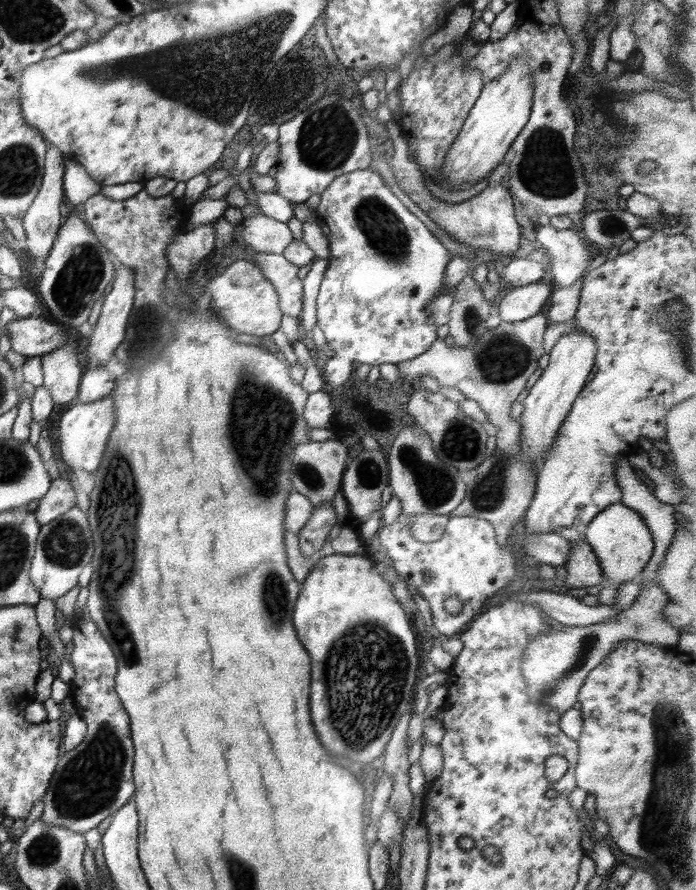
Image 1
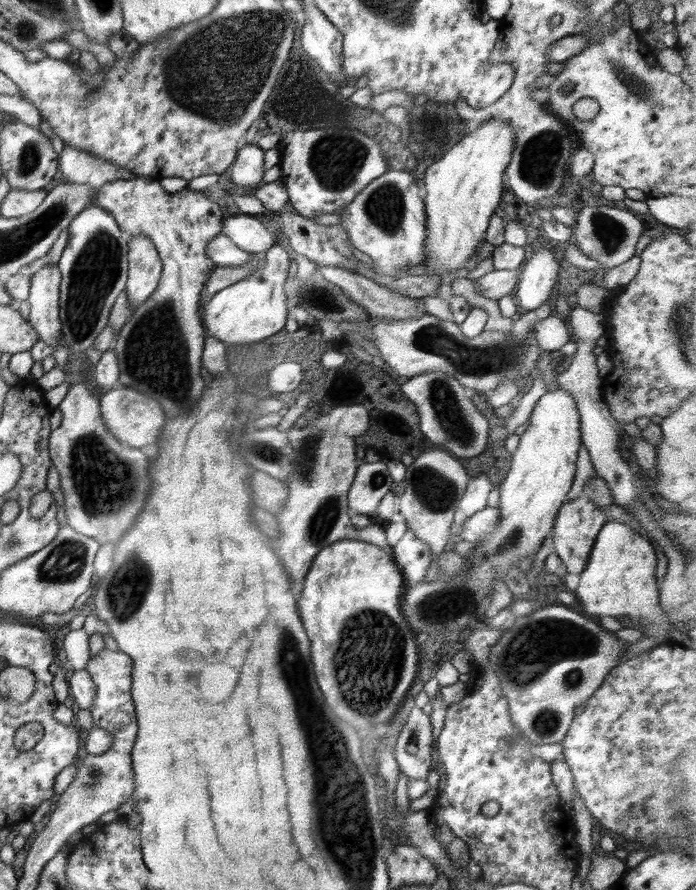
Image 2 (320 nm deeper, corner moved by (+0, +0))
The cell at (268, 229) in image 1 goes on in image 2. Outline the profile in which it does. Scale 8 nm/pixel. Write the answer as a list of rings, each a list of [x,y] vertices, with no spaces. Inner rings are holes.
[[[246,213],[223,219],[221,233],[238,248],[250,253],[266,253],[279,241],[269,226],[264,226],[256,217]]]

